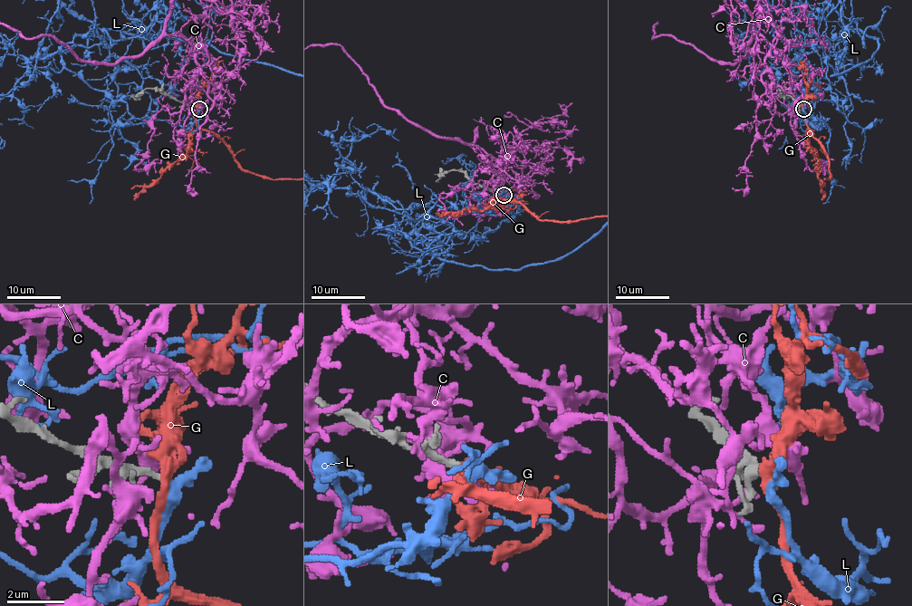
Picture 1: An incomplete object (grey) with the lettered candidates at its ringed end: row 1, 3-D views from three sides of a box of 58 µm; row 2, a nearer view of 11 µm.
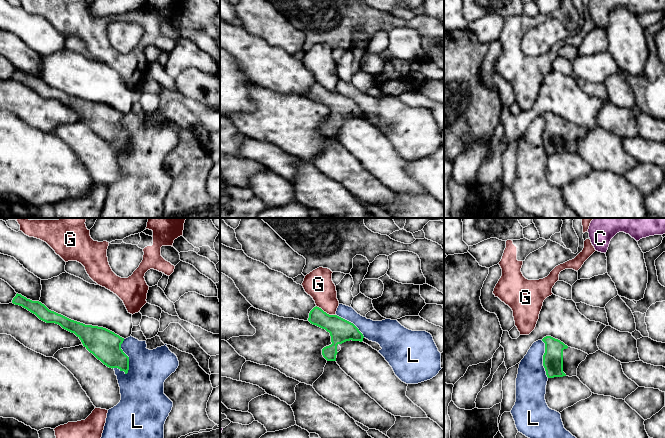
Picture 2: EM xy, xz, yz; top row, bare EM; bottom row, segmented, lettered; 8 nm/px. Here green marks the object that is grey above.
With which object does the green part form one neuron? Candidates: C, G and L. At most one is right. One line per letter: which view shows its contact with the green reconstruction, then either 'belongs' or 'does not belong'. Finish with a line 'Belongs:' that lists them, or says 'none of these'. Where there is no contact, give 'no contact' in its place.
C: no contact; does not belong
G: contact in xz; does not belong
L: contact in xy; does not belong
Belongs: none of these

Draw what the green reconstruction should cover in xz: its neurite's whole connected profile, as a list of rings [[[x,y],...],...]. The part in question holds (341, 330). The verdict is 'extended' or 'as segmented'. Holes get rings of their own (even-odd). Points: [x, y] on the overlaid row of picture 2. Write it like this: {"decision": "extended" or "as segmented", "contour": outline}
{"decision": "extended", "contour": [[[317,306],[310,311],[308,321],[330,333],[332,344],[322,349],[327,361],[336,361],[341,350],[339,345],[350,340],[364,342],[377,351],[382,349],[378,343],[366,339],[353,323],[337,315],[329,315]]]}

